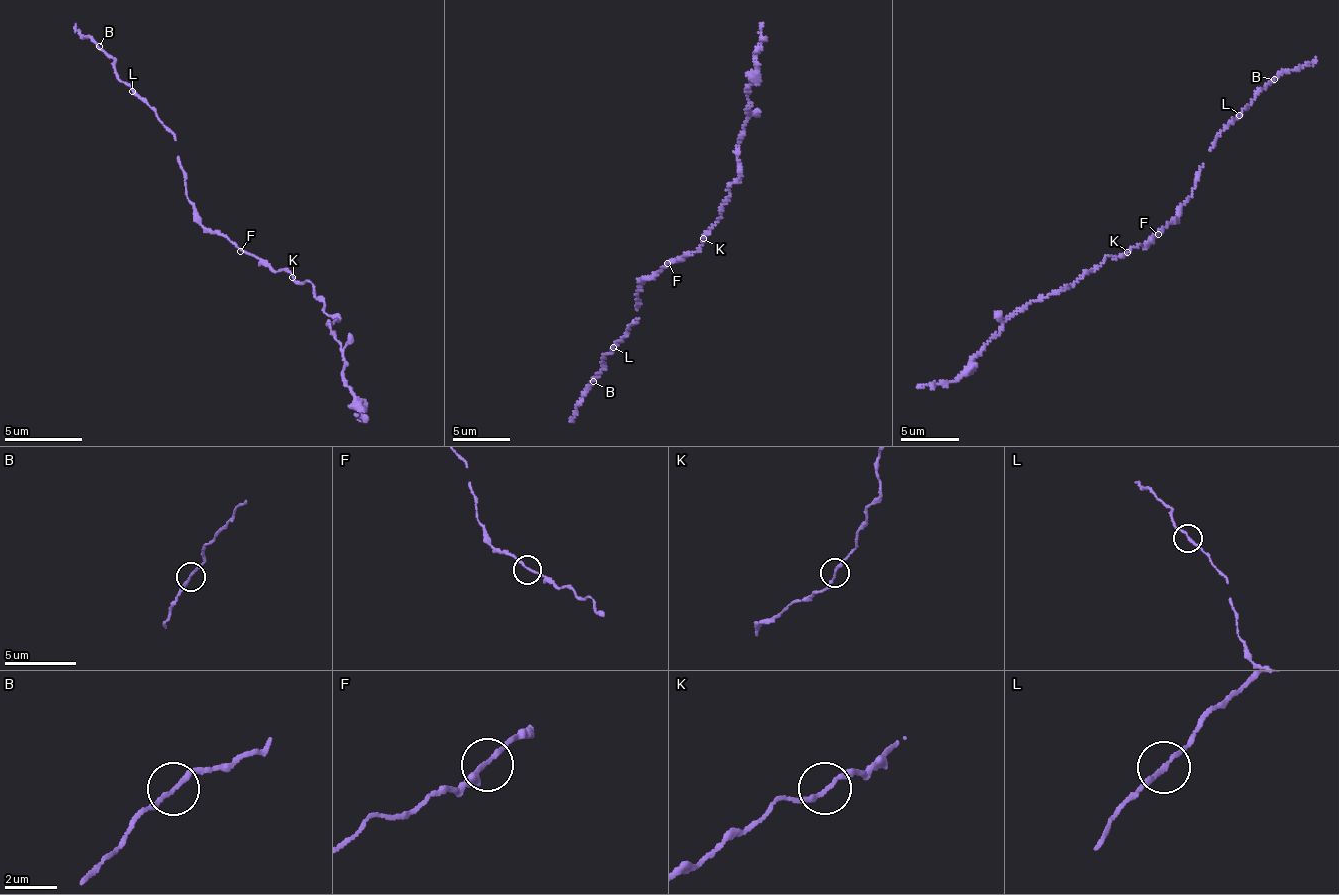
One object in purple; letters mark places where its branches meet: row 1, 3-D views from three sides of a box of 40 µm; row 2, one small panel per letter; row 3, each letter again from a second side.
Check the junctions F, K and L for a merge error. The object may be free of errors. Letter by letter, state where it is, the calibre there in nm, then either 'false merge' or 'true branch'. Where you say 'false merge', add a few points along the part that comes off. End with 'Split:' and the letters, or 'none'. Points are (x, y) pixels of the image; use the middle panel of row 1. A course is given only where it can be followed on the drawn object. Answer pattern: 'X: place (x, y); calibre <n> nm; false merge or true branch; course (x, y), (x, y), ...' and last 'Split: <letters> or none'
F: place (667, 263); calibre 150 nm; true branch
K: place (703, 238); calibre 160 nm; true branch
L: place (613, 347); calibre 160 nm; true branch
Split: none

